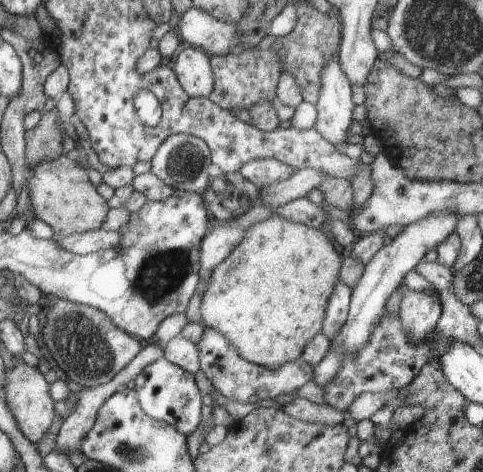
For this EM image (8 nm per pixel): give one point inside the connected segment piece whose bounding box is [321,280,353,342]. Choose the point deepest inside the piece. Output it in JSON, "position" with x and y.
{"position":[337,309]}

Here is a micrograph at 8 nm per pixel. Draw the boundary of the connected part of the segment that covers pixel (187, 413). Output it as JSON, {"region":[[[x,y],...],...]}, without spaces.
{"region":[[[165,356],[143,368],[134,384],[141,409],[150,418],[169,424],[184,436],[194,432],[201,424],[202,396],[194,381],[194,375],[172,364]]]}

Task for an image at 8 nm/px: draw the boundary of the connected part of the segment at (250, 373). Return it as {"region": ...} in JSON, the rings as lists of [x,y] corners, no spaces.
{"region":[[[205,327],[201,340],[197,344],[199,350],[200,371],[204,372],[212,386],[229,400],[240,403],[258,402],[258,400],[274,400],[280,394],[297,391],[308,380],[313,378],[313,366],[301,359],[284,363],[279,367],[258,366],[243,359],[236,347],[218,330]]]}

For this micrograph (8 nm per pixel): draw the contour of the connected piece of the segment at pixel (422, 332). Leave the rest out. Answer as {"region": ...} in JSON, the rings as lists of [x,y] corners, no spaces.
{"region":[[[404,284],[399,317],[411,343],[420,344],[433,333],[441,315],[441,301],[428,291],[408,289]]]}

